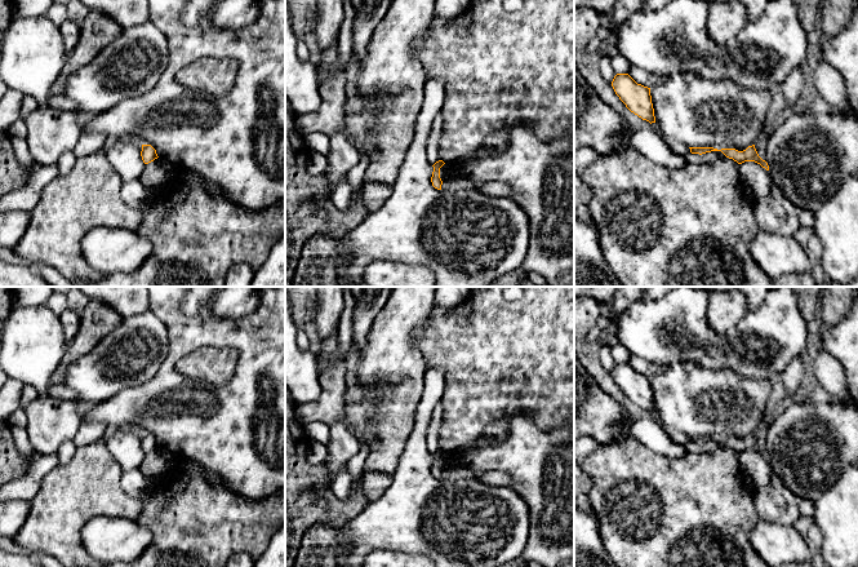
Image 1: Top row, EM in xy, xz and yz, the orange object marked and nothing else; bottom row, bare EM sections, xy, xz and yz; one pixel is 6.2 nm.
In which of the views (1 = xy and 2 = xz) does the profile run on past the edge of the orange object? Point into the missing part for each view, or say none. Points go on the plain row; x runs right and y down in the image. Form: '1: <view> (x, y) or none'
1: none
2: none

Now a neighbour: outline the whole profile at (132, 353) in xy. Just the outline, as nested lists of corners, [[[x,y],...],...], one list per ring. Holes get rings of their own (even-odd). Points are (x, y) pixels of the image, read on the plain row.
[[[151,310],[123,320],[103,337],[88,354],[67,366],[65,386],[76,391],[80,402],[98,404],[121,390],[150,381],[169,353],[165,323]]]

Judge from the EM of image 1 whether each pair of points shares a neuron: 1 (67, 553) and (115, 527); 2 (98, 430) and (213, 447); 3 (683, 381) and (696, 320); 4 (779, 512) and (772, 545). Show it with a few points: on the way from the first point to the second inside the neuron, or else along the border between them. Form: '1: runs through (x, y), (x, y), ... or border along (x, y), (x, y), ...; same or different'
1: border along (97, 517), (81, 530), (88, 553); different
2: border along (83, 420), (107, 425); different
3: border along (716, 370), (675, 363), (658, 371); different
4: border along (760, 518), (768, 522), (794, 526); different

